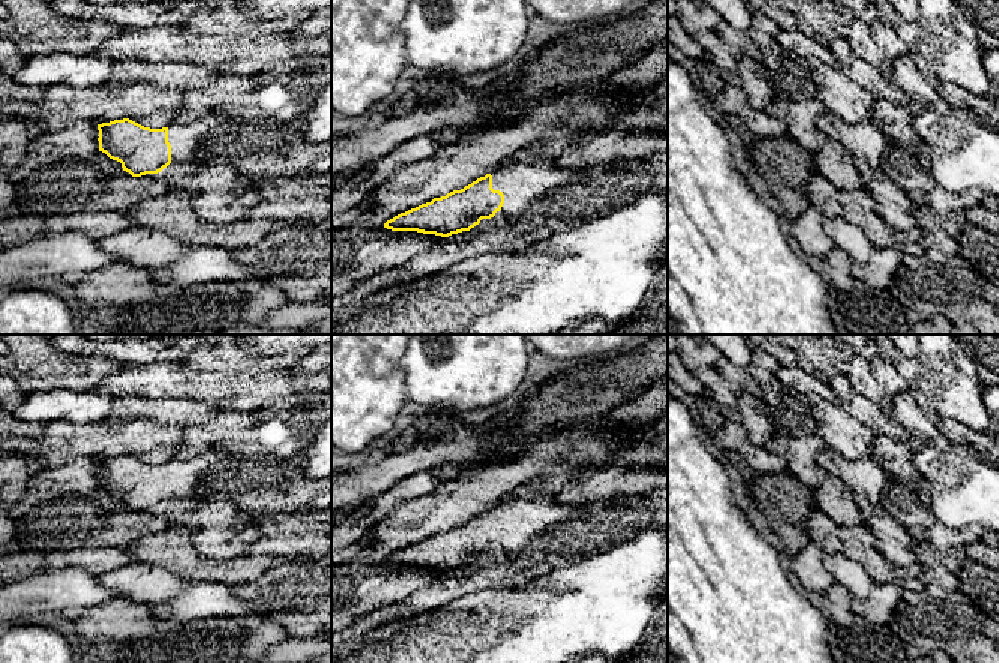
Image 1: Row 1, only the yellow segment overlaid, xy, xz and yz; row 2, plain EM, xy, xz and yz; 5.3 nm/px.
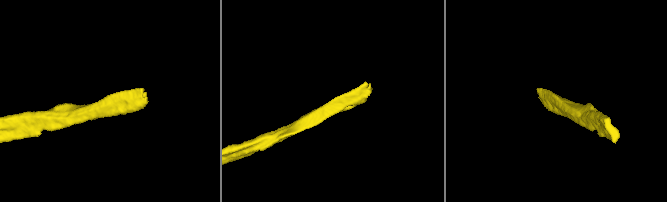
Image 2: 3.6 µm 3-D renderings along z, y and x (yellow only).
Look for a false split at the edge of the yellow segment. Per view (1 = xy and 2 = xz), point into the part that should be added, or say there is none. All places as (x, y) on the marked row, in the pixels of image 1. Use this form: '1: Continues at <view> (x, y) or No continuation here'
1: Continues at xy (183, 138)
2: Continues at xz (521, 183)

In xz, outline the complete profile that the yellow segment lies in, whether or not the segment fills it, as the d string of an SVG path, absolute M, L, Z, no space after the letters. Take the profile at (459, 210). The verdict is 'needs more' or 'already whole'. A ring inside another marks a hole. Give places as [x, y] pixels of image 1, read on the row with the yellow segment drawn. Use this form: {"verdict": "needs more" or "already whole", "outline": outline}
{"verdict": "needs more", "outline": "M542 159L534 164L498 164L490 174L477 178L460 190L453 190L446 196L434 198L430 202L394 216L384 224L384 228L448 237L452 234L470 231L478 225L482 219L520 214L532 202L555 189L566 188L574 177L585 171L586 170L560 168L556 159Z"}

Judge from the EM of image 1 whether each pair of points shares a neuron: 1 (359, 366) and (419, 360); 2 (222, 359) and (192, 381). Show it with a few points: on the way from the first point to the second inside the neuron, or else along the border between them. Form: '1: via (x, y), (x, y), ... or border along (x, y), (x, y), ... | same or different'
1: border along (407, 350), (401, 360), (405, 396) | different
2: border along (179, 360), (188, 369), (222, 371), (225, 374) | different

